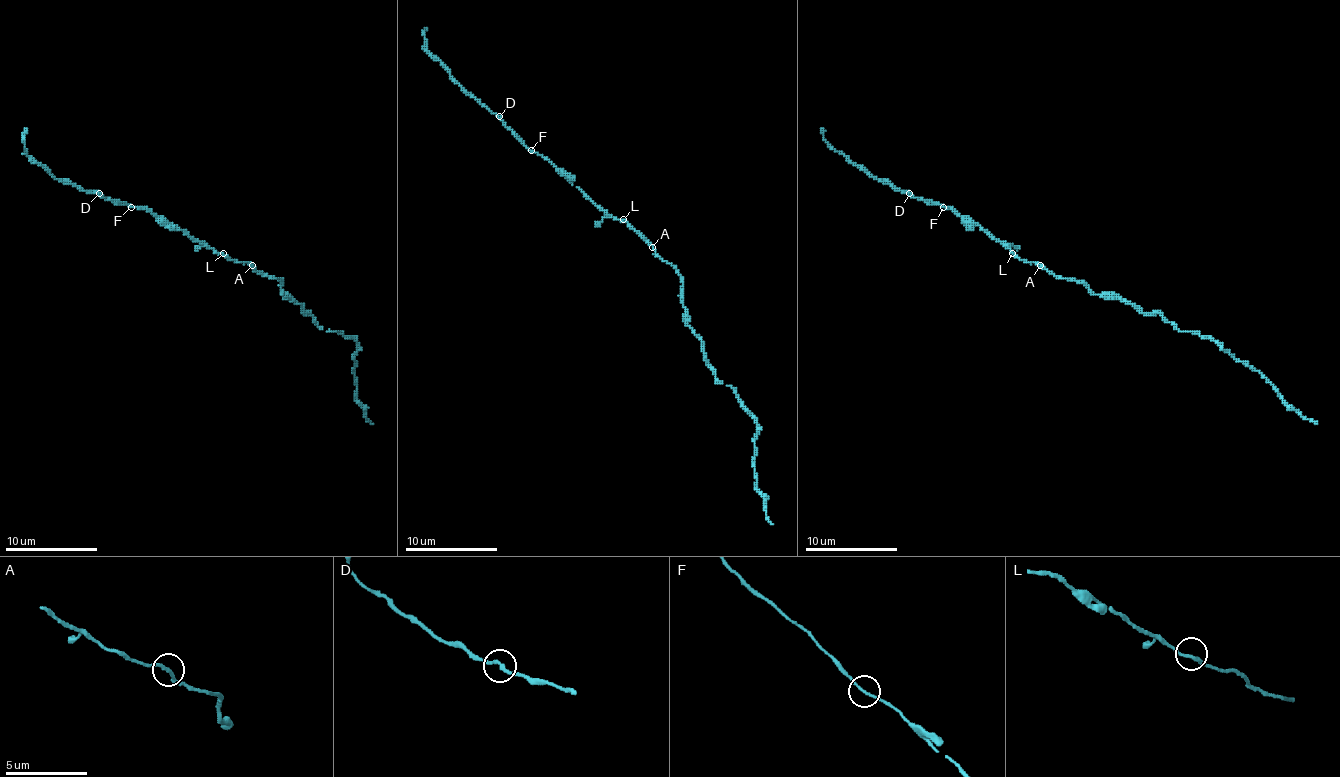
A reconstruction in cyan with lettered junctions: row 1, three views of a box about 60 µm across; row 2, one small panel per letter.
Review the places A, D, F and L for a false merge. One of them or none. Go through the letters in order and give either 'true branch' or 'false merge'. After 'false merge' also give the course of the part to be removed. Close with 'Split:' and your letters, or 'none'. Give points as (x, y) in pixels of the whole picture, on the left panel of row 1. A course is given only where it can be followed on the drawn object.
A: true branch
D: true branch
F: true branch
L: true branch
Split: none

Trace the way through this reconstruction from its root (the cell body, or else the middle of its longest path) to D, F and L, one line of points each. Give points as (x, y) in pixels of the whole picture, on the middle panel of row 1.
D: (655, 252), (625, 222), (600, 210), (547, 159), (533, 152), (498, 116)
F: (655, 252), (625, 222), (600, 210), (547, 159), (531, 150)
L: (655, 252), (623, 219)

